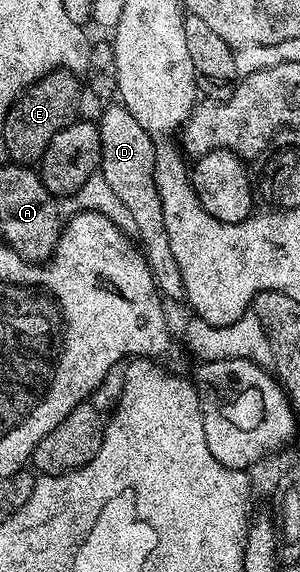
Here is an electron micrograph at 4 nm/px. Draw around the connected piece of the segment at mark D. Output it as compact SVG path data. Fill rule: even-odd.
M119 102L103 105L104 113L98 117L102 154L98 172L105 176L114 195L126 206L134 218L135 235L142 249L150 274L154 278L161 297L169 301L184 300L182 270L178 270L178 261L170 250L170 237L166 234L166 218L162 218L162 198L158 198L158 186L154 182L154 162L156 161L157 141L147 132Z

